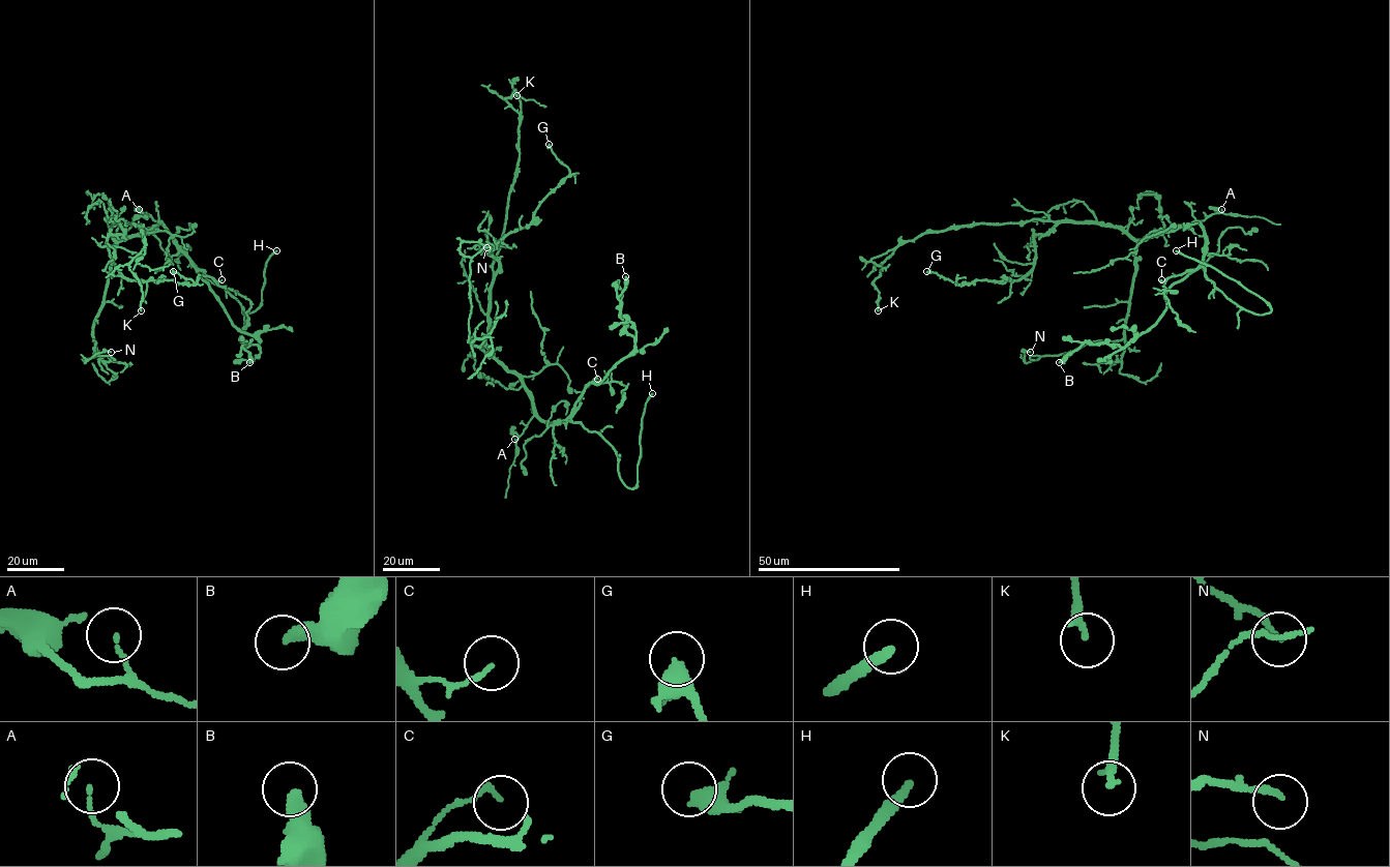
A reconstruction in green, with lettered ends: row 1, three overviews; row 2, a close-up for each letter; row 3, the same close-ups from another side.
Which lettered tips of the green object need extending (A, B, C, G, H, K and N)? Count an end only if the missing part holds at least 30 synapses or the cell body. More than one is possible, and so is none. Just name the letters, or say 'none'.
H

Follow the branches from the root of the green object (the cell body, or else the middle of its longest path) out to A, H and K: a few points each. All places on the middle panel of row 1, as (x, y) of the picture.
A: (503, 366), (521, 380), (533, 409), (533, 416), (523, 432), (514, 439)
H: (503, 366), (521, 380), (541, 420), (579, 422), (598, 432), (630, 488), (652, 393)
K: (503, 366), (491, 353), (485, 337), (493, 262), (519, 156), (520, 114), (505, 99), (515, 91), (516, 95)

